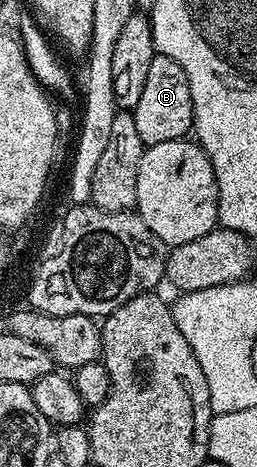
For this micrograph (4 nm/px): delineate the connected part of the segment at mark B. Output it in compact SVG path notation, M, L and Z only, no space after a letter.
M156 54L154 60L150 60L150 69L146 76L146 84L142 88L142 96L130 112L134 116L138 136L142 136L145 147L166 144L166 140L187 139L193 129L192 97L190 80L186 72L182 72L182 64L178 64L178 60L170 60L170 56L165 54Z

